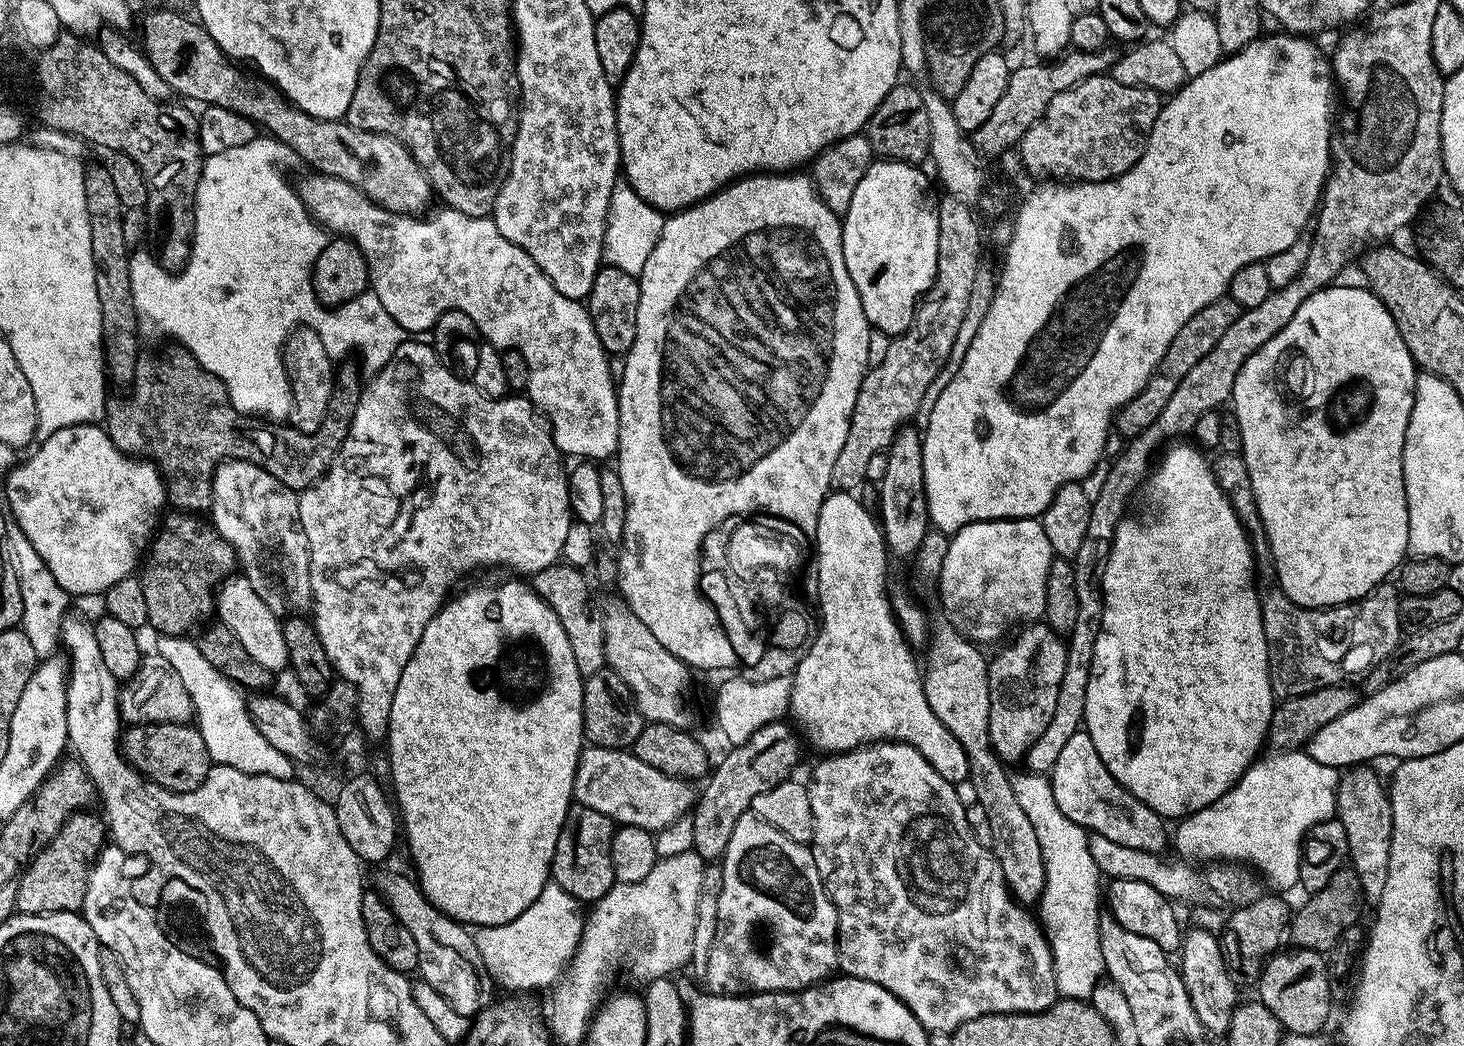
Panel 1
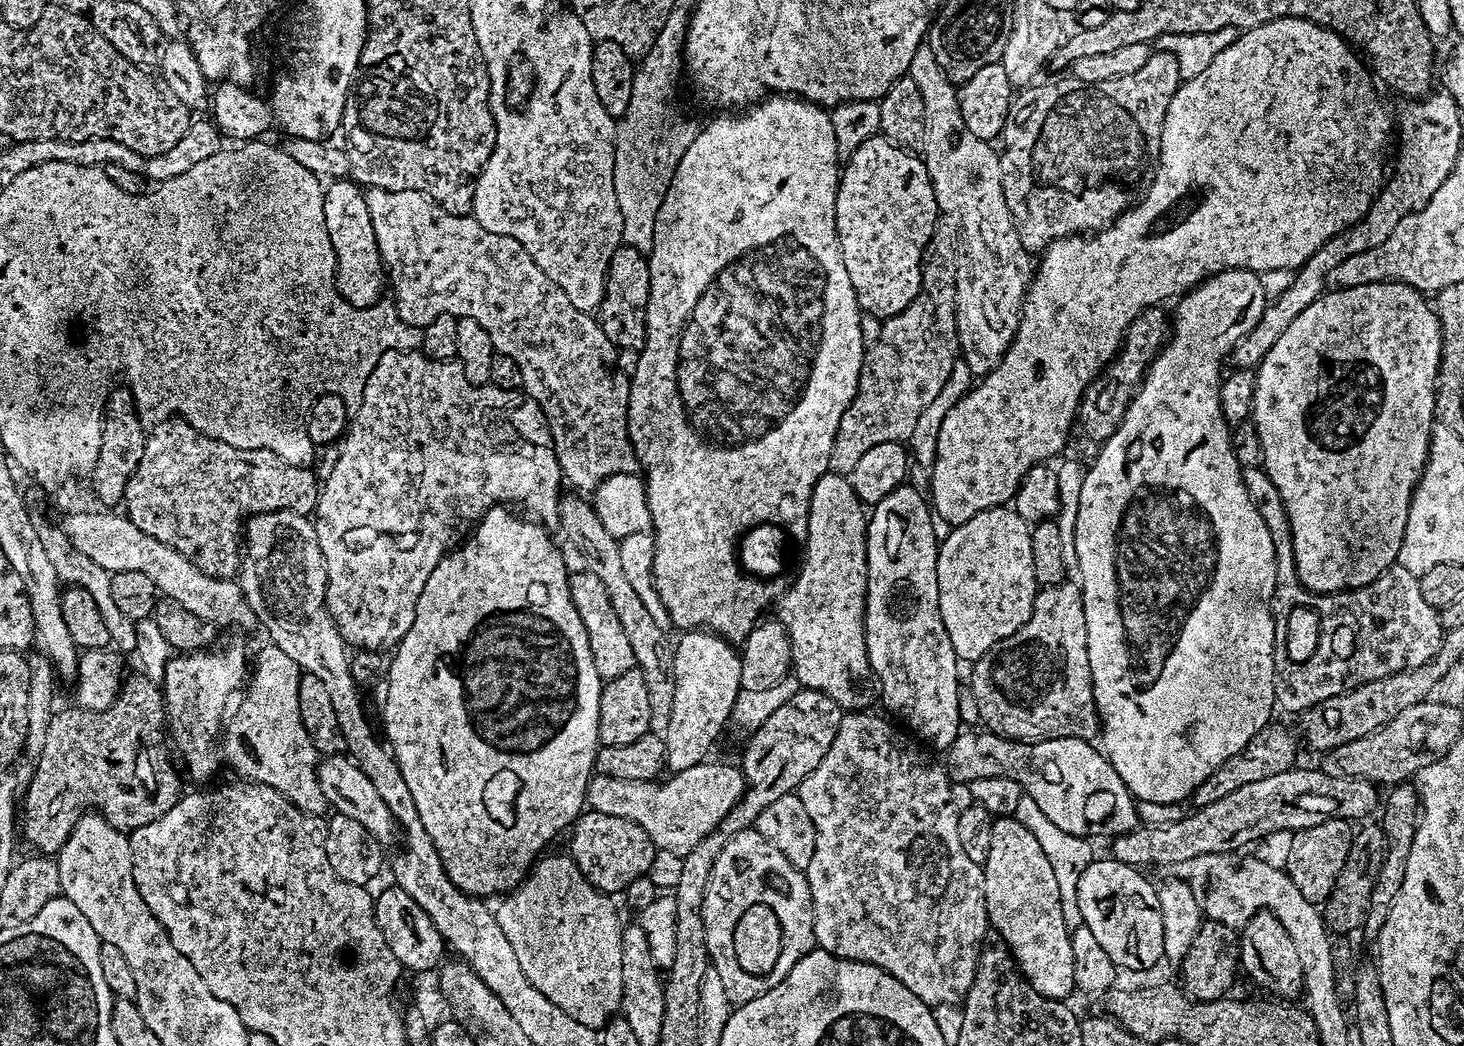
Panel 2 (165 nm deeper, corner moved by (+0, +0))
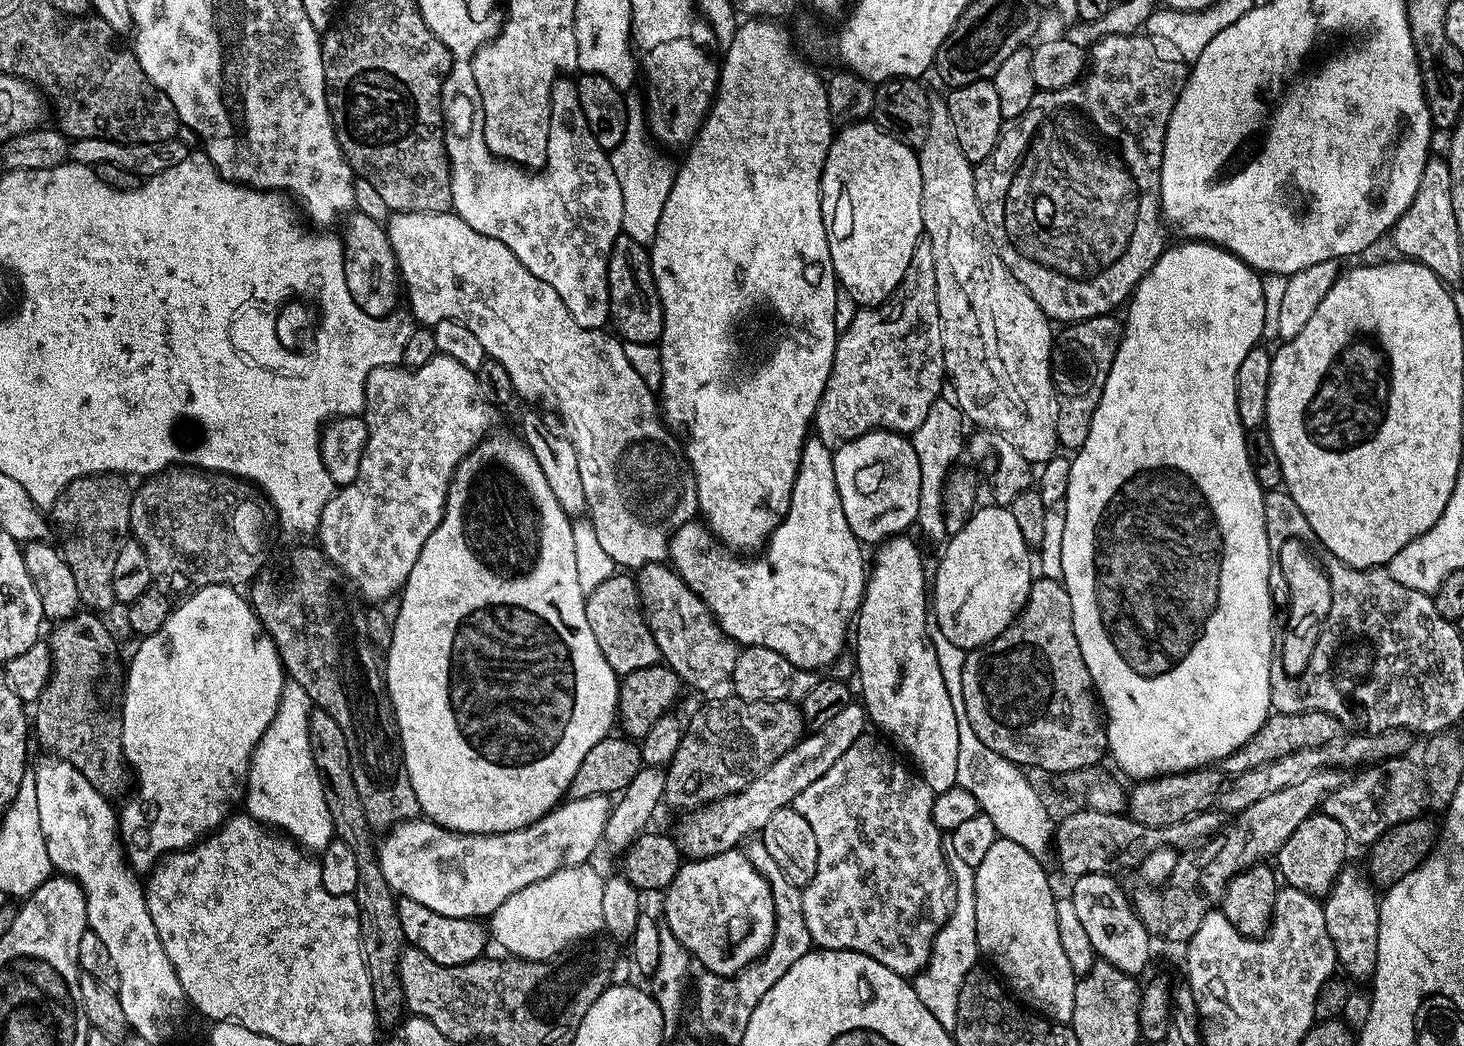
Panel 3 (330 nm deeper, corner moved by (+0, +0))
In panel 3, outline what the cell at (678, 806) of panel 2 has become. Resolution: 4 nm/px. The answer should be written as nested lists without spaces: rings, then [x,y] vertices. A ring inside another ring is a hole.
[[[852,700],[825,724],[817,727],[812,732],[813,736],[805,735],[795,748],[777,755],[769,768],[760,776],[754,777],[740,792],[730,793],[720,800],[692,808],[686,815],[688,817],[680,824],[678,843],[681,853],[693,860],[705,860],[708,856],[733,851],[742,841],[759,833],[766,826],[766,822],[770,822],[770,814],[789,807],[796,796],[802,794],[806,786],[810,786],[810,782],[818,782],[818,778],[842,754],[857,745],[867,724],[867,711],[864,706],[859,701]]]

